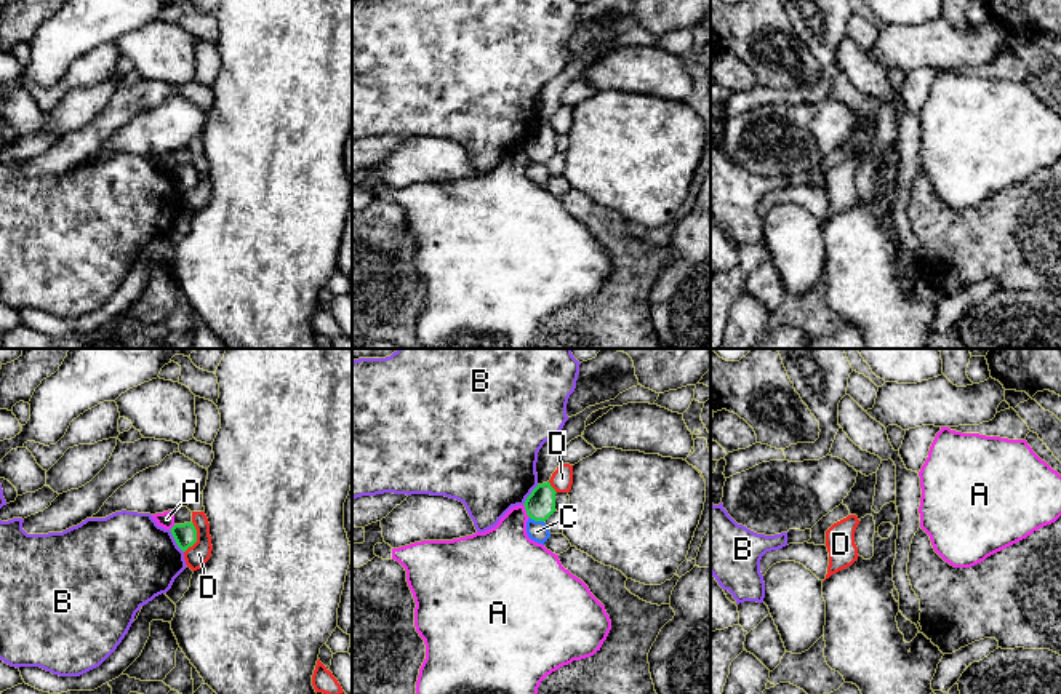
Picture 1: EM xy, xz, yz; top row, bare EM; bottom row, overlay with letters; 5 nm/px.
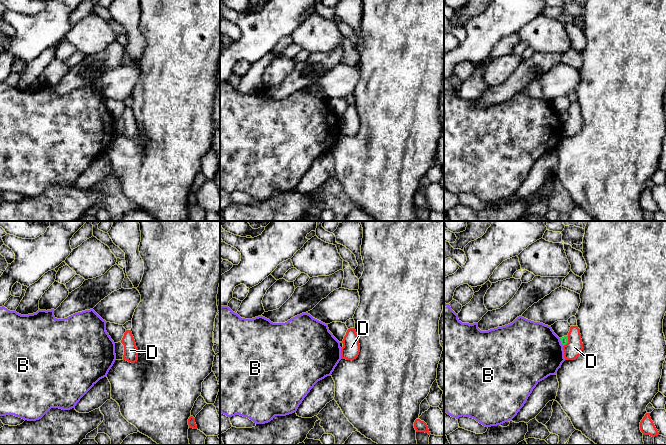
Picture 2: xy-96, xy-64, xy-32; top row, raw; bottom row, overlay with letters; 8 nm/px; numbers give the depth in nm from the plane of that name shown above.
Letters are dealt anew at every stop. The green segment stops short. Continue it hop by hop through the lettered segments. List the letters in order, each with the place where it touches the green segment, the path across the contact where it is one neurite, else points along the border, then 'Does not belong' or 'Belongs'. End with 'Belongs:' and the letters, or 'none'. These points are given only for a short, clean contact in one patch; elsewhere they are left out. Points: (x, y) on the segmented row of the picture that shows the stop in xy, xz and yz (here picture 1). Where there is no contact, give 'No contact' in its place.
A: Touches green at xz (525, 509). Does not belong
B: Touches green at xy (175, 539). Does not belong
C: Touches green at xz (536, 520). Does not belong
D: Touches green at xy (196, 538). Boundary: xy (192, 522), (196, 541), (184, 552). Does not belong
Belongs: none

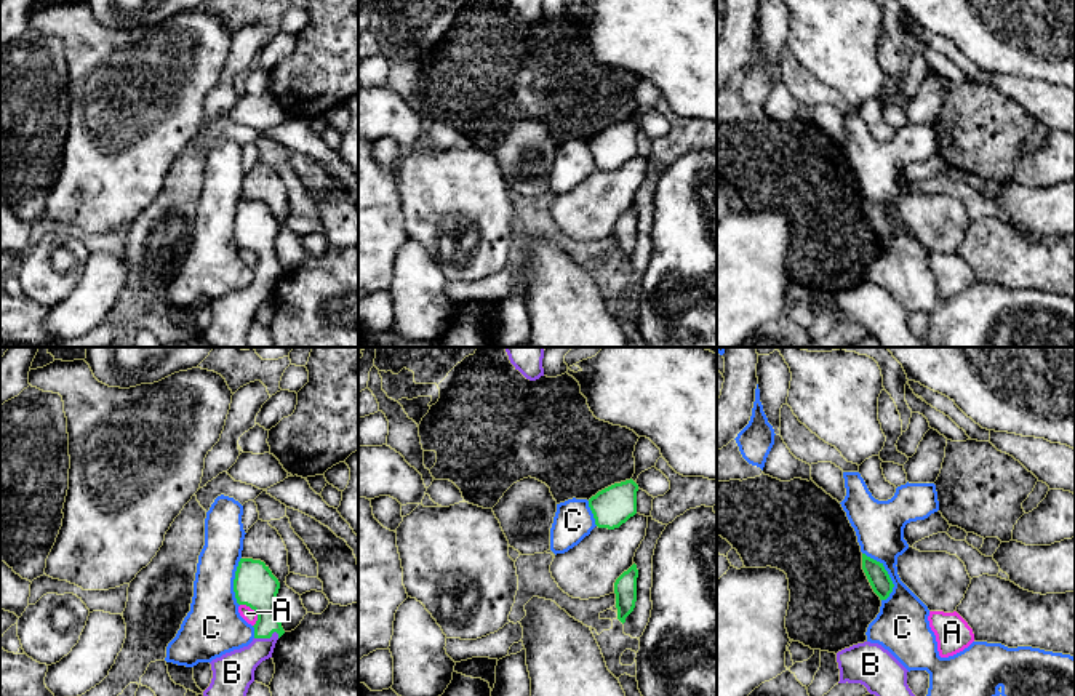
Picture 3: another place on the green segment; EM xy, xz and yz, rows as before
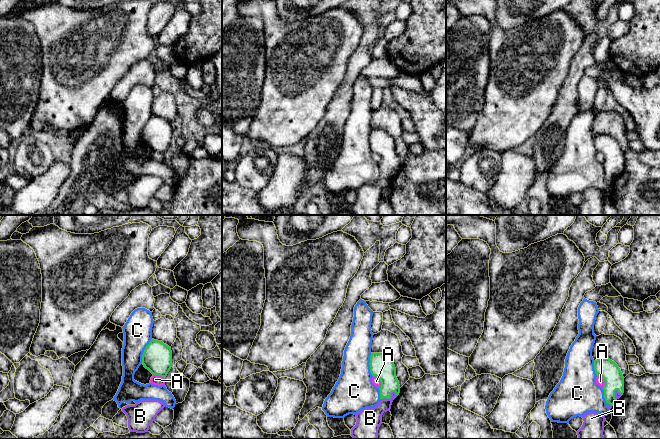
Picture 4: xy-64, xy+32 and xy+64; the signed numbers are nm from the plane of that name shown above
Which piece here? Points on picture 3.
A: Touches green at xy (255, 610). Boundary: xy (240, 604), (245, 604), (256, 613), (253, 626). Does not belong
B: Touches green at xy (266, 637). Path across: xy (258, 589), (266, 608), (266, 637), (232, 674). Belongs
C: Touches green at yz (887, 573). Does not belong
Belongs: B

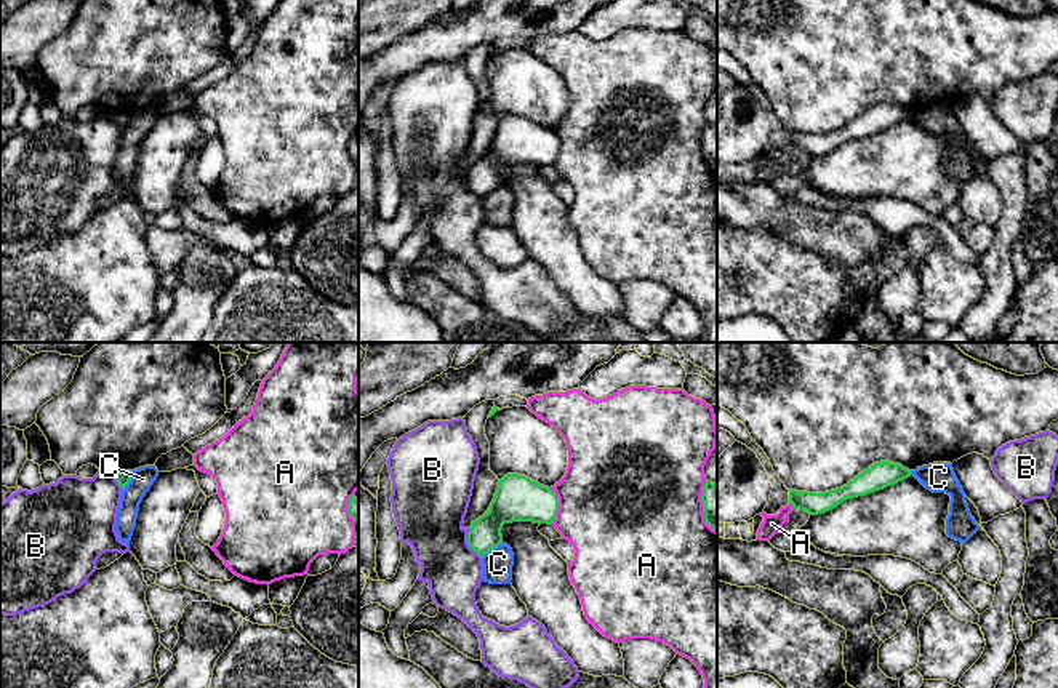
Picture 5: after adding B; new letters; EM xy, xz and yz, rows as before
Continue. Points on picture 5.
A: Touches green at xz (557, 506). Does not belong
B: Touches green at xz (468, 543). Boundary: xz (469, 527), (468, 544), (480, 557). Does not belong
C: Touches green at xz (492, 549). Does not belong
Belongs: none

